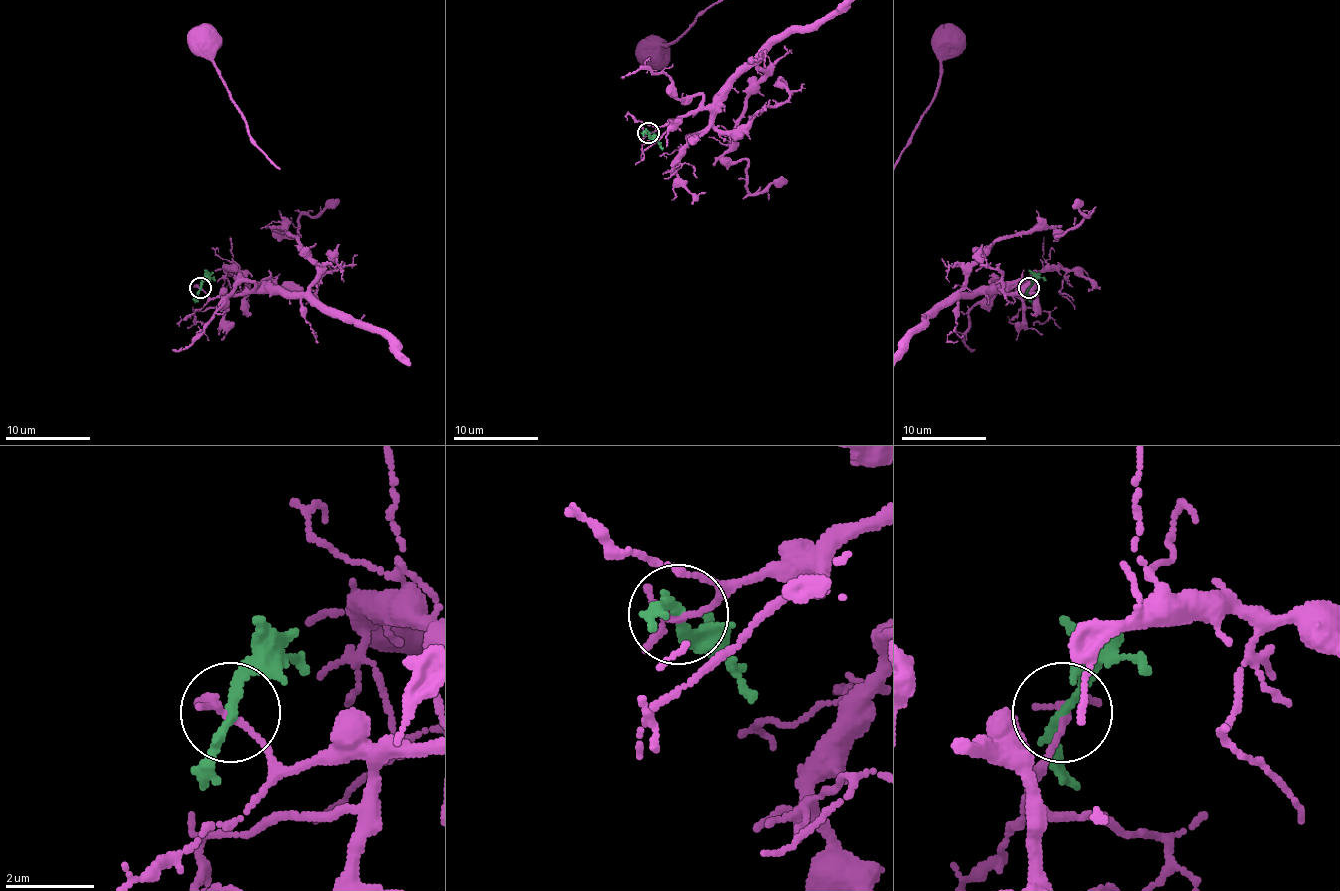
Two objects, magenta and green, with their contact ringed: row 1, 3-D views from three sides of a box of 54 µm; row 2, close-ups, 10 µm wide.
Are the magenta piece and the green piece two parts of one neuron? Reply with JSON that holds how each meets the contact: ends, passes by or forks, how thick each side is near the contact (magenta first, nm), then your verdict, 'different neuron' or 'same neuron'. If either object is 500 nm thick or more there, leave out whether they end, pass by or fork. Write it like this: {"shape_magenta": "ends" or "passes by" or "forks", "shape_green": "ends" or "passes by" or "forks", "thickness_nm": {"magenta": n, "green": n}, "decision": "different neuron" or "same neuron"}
{"shape_magenta": "ends", "shape_green": "passes by", "thickness_nm": {"magenta": 180, "green": 200}, "decision": "different neuron"}

